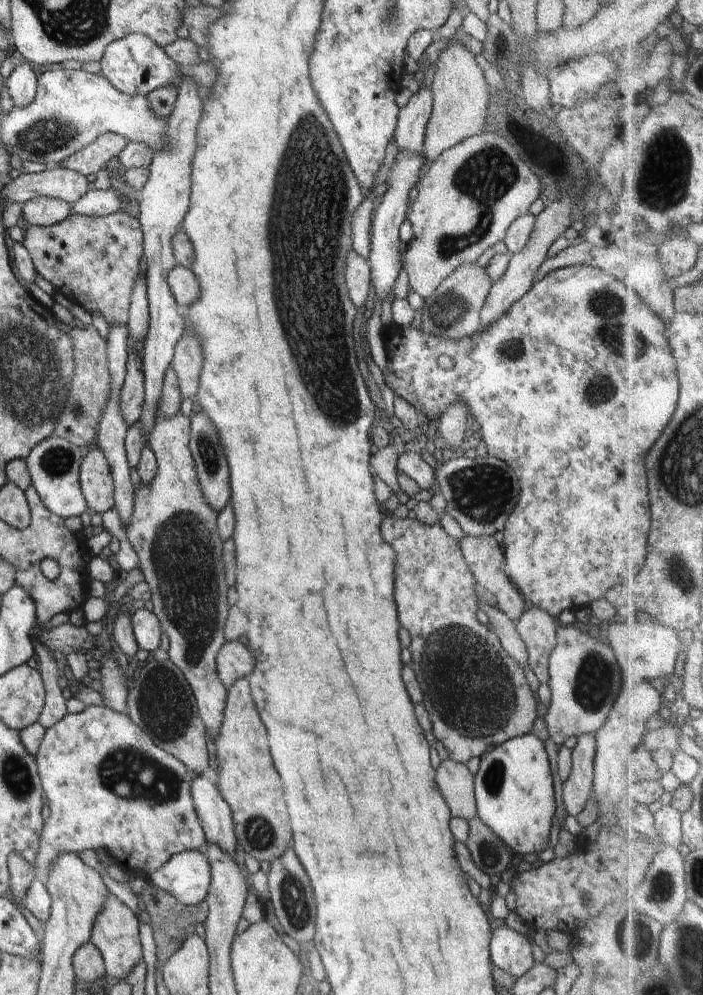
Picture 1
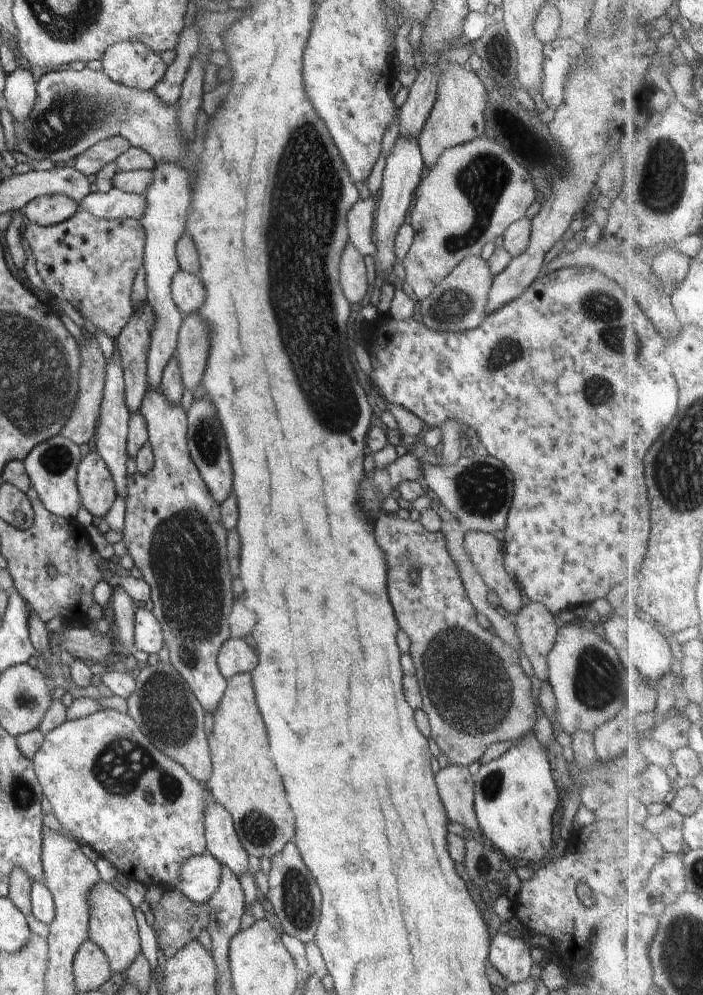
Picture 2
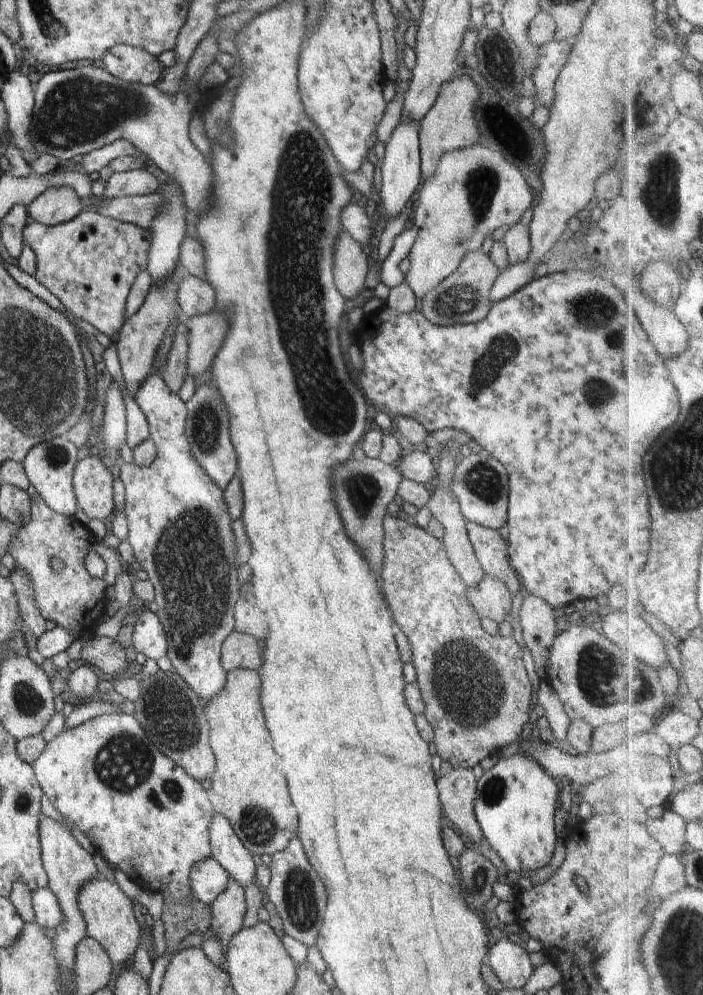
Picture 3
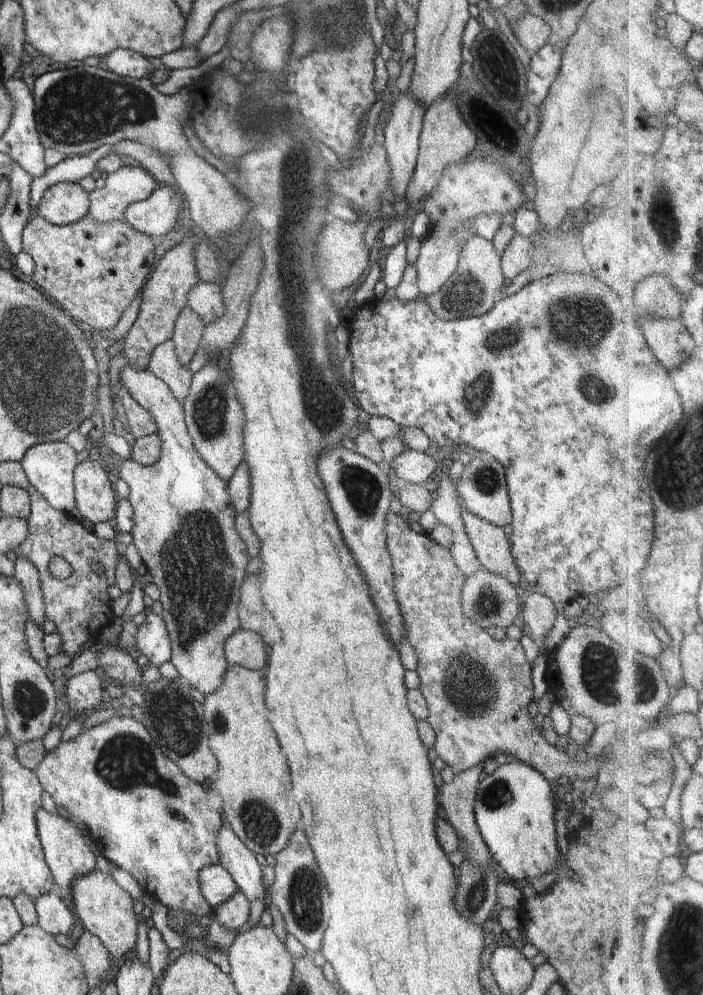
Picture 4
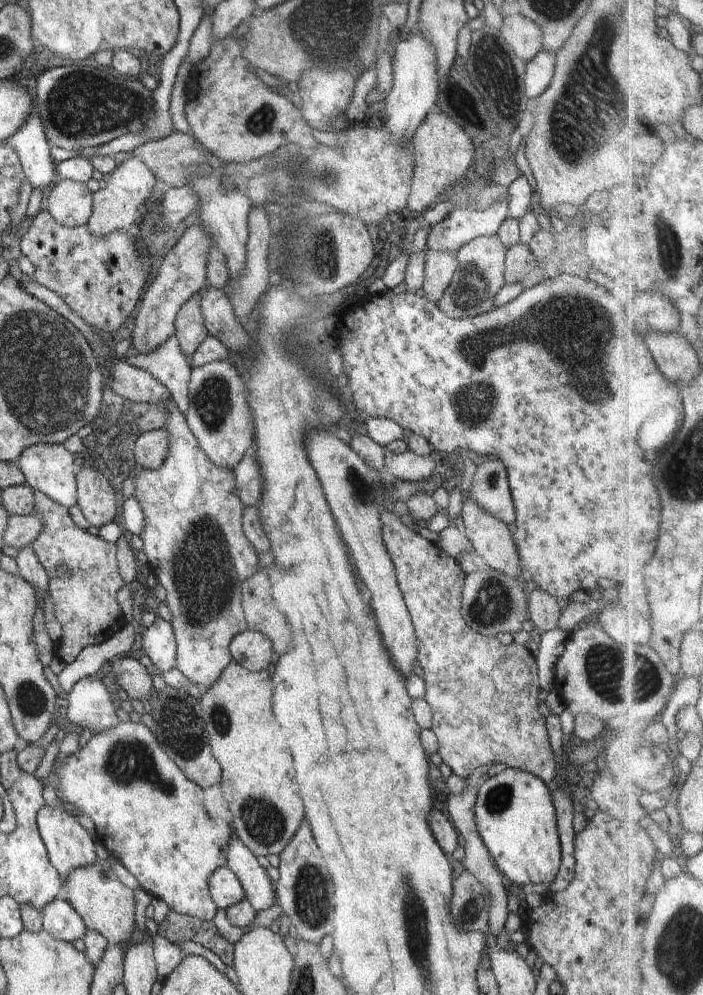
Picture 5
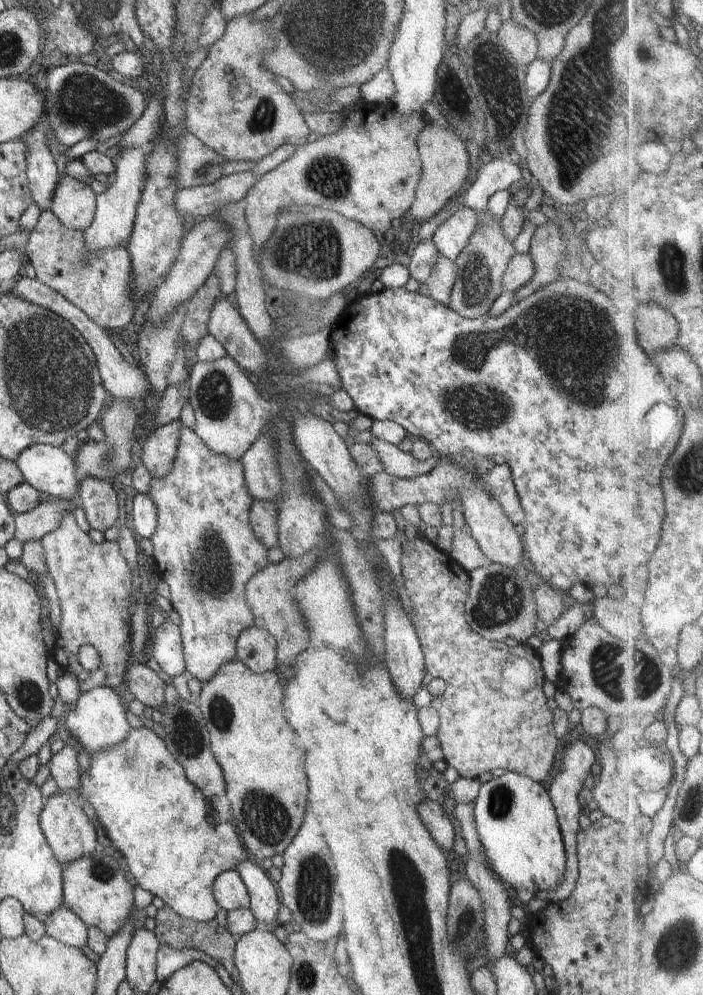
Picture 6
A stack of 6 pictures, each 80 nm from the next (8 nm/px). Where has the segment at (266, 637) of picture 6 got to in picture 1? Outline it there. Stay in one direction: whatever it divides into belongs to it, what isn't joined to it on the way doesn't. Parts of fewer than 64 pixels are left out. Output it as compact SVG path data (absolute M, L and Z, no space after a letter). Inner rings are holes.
M226 642L215 659L218 678L227 690L254 670L254 656L240 642Z

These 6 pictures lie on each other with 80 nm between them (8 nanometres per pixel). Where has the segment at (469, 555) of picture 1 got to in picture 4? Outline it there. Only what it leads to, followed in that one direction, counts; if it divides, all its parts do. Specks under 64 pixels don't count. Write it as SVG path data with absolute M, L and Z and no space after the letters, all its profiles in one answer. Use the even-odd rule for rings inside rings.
M464 506L461 508L461 517L481 566L507 578L514 586L523 583L510 550L510 541L502 527L474 516Z

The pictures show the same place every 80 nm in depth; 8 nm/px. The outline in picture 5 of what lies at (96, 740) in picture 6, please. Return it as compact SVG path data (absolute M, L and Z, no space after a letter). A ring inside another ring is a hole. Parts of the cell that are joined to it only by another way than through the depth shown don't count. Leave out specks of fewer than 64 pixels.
M94 675L80 679L69 692L66 692L63 699L70 710L67 714L68 720L72 724L76 724L79 730L88 728L92 734L112 730L121 721L118 719L116 712L112 711L110 692L102 680Z

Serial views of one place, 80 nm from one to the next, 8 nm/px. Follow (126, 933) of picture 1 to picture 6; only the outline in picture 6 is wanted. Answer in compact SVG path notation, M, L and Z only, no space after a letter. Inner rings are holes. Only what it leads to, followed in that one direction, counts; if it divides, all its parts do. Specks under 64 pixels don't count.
M101 851L67 862L63 868L63 904L87 927L99 928L106 936L116 934L134 911L133 886L126 881L120 861Z

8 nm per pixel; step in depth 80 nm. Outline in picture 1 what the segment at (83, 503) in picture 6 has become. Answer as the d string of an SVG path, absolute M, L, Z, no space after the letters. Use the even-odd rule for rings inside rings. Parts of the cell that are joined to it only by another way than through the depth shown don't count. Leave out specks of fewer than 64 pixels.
M98 448L88 452L79 472L80 489L88 510L103 515L115 504L114 482L106 456Z

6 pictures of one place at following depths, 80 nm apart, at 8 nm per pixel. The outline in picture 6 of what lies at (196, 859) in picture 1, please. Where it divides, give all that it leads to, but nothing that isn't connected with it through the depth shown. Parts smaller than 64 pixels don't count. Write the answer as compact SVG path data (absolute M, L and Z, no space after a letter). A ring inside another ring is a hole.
M226 871L218 875L213 884L213 895L220 909L233 911L250 909L250 897L238 871Z

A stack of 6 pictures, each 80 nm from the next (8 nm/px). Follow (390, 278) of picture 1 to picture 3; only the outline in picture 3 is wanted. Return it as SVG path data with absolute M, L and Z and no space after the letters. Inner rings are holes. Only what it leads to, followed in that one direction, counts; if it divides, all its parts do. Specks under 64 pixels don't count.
M402 115L400 122L392 131L385 144L385 154L380 160L382 174L382 189L380 215L382 222L388 222L402 212L408 200L415 199L416 192L421 186L421 154L419 151L419 122L412 117Z

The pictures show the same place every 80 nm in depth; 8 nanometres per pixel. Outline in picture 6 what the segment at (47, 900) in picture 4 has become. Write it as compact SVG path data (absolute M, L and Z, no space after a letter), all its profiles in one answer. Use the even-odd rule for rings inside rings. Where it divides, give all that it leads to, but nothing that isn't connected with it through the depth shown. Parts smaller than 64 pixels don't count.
M64 904L48 915L45 929L48 935L68 946L81 949L87 944L87 926Z

